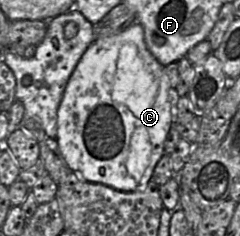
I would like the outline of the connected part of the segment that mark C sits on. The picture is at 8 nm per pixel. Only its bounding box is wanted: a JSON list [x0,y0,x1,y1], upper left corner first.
[57,22,172,192]

